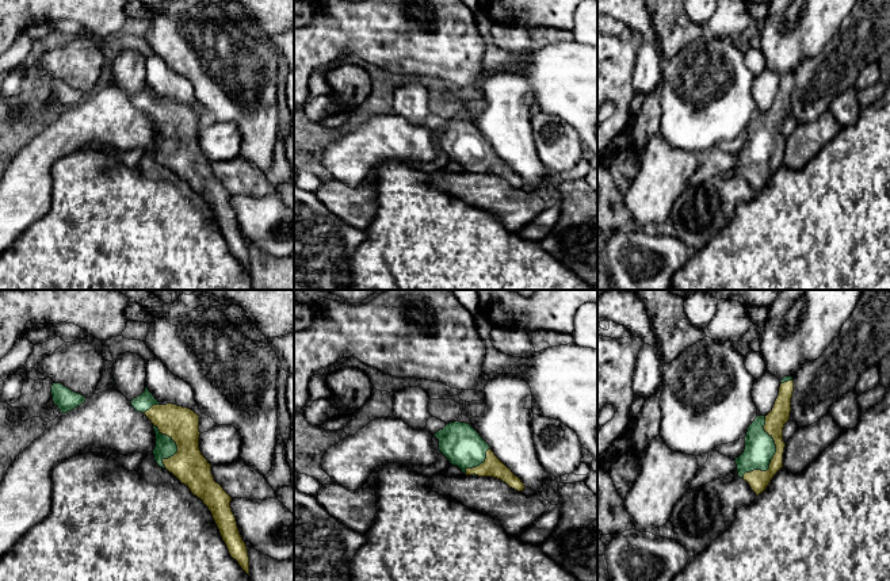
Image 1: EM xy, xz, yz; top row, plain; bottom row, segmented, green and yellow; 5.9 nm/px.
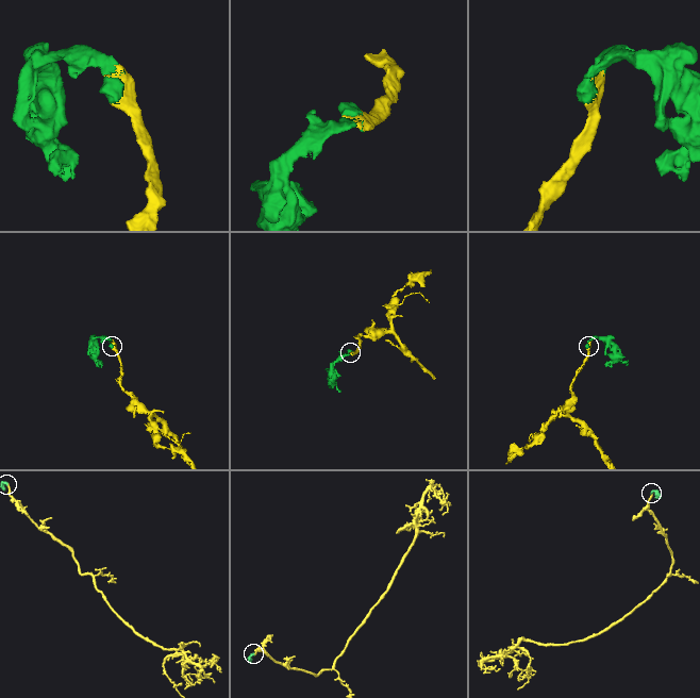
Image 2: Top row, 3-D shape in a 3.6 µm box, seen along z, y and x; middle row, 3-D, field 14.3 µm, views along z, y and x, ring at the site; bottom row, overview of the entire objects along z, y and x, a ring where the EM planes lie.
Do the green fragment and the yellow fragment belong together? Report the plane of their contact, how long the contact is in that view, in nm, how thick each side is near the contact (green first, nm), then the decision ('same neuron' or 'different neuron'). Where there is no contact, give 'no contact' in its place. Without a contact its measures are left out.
yz | 400 nm | 180/120 nm | same neuron

